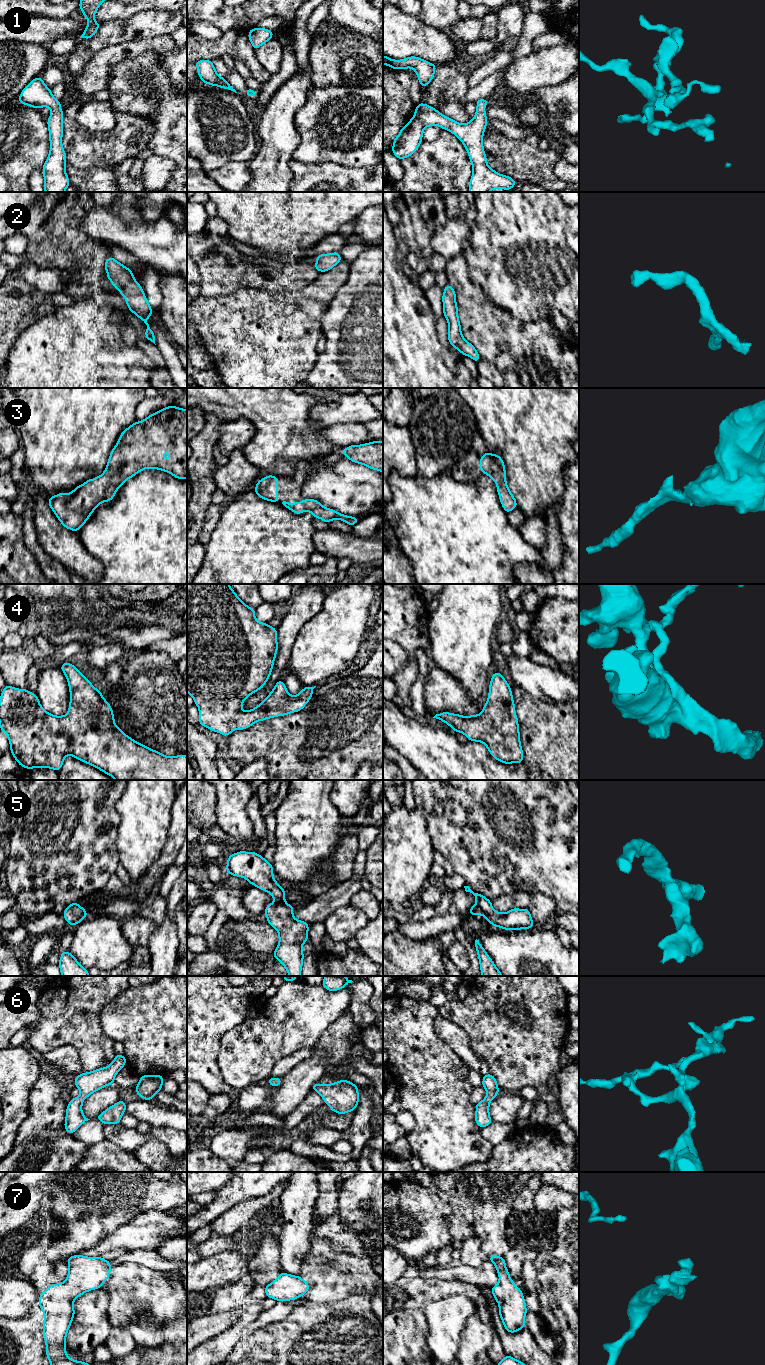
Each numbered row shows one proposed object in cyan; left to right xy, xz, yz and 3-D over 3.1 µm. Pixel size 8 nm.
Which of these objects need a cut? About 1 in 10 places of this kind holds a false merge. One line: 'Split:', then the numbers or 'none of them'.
Split: none of them

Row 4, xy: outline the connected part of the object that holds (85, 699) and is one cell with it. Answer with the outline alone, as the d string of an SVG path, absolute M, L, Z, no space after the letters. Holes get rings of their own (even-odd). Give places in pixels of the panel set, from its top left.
M70 663L60 666L65 674L69 690L70 704L65 716L55 716L46 712L40 705L35 693L27 689L17 689L5 685L0 697L0 729L5 732L10 742L10 750L20 766L32 768L52 768L60 771L67 755L96 767L116 780L187 780L187 755L167 757L158 751L128 737L115 724L113 710L90 681Z

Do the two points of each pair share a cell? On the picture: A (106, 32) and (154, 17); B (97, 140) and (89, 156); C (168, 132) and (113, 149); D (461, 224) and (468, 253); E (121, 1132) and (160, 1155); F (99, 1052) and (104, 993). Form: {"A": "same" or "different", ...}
{"A": "same", "B": "same", "C": "different", "D": "different", "E": "different", "F": "same"}

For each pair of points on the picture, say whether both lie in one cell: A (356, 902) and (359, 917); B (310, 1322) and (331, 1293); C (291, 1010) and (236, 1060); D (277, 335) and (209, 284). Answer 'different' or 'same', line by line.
A: different
B: different
C: same
D: different

